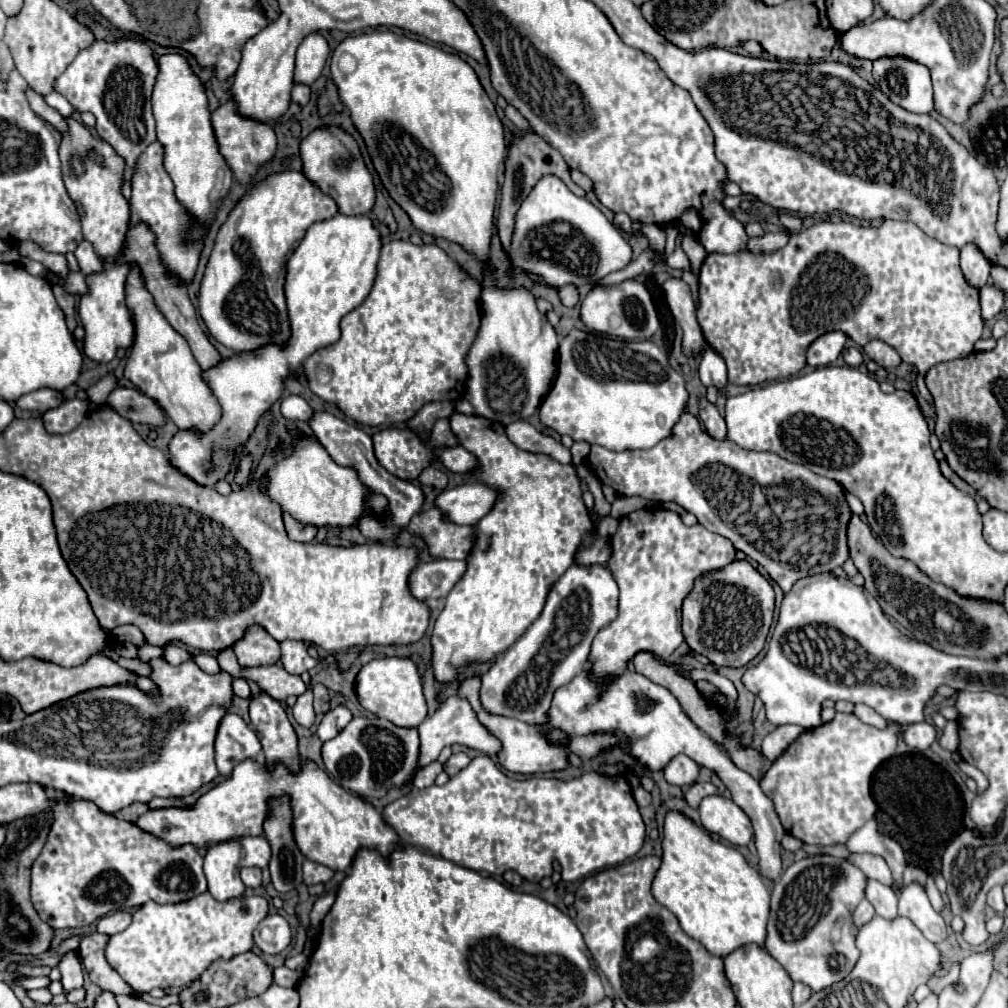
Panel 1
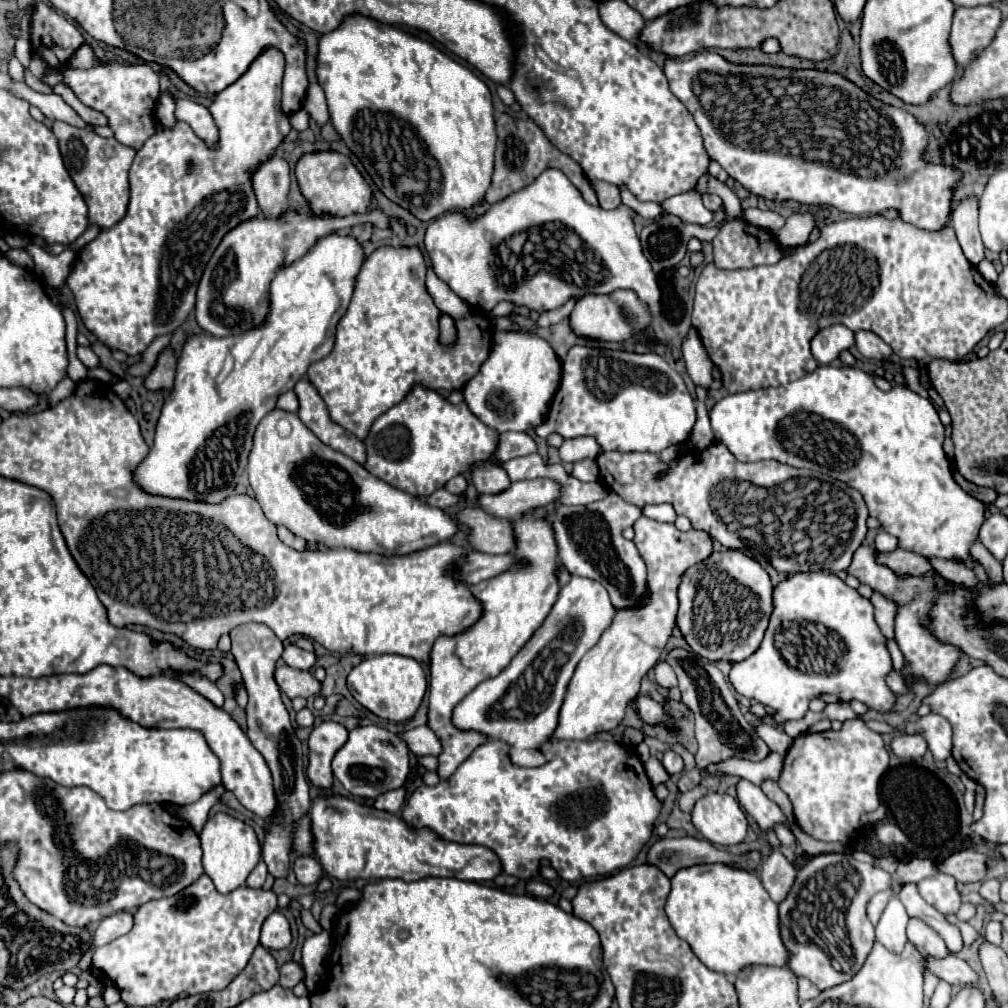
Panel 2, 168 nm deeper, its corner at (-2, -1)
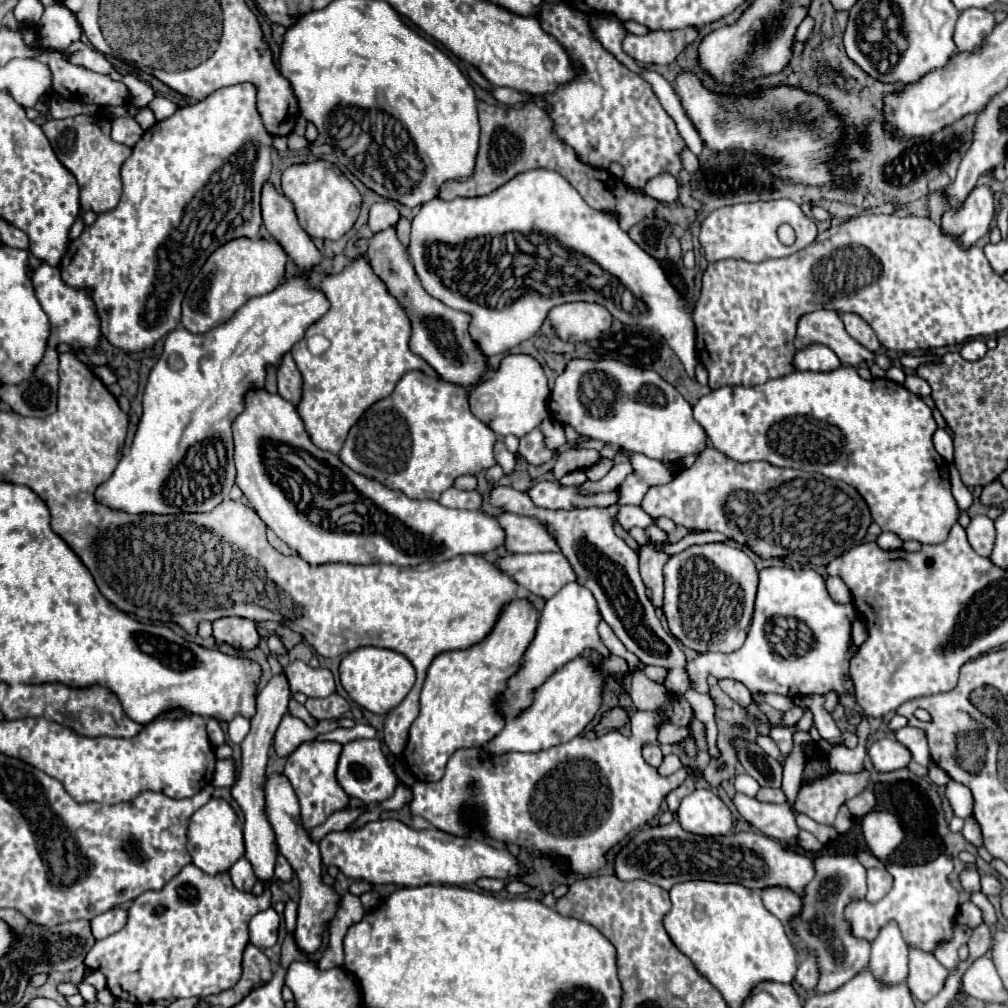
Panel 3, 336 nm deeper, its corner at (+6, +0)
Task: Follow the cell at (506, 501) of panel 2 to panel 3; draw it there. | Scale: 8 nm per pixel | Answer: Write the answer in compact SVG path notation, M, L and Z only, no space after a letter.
M537 481L527 495L543 509L577 509L577 507L609 507L619 503L619 489L607 493L581 493L579 487L563 487L557 481Z

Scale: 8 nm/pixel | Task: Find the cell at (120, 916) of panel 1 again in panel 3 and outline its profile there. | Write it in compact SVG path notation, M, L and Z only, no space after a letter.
M123 907L109 909L109 911L91 919L93 937L95 939L105 939L105 937L117 933L119 929L123 929L125 923L127 923L127 909L123 909Z

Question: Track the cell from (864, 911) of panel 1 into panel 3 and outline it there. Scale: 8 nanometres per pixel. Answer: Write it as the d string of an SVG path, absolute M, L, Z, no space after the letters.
M867 869L867 899L871 903L887 895L891 885L893 885L893 877L887 869Z

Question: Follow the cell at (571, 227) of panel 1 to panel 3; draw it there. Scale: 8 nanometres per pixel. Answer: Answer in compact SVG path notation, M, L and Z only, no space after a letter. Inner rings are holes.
M549 169L525 171L513 177L511 181L507 181L505 185L501 185L499 189L495 189L493 193L481 195L481 197L455 197L451 201L443 201L435 197L423 203L411 221L409 255L411 255L417 277L421 279L423 289L431 297L443 301L451 309L465 311L471 315L469 333L487 355L505 353L513 349L515 345L519 345L521 341L533 337L539 331L551 307L567 303L567 301L591 301L591 303L603 305L613 315L613 319L621 321L623 325L639 325L639 327L659 333L667 341L667 345L677 353L677 357L685 365L687 375L695 379L693 375L695 365L697 365L695 323L691 317L691 309L687 307L687 301L671 285L659 261L651 257L649 253L645 253L625 231L621 231L613 215L591 209L583 201L583 197L571 187L571 183L563 179L561 175L557 175L557 171L549 171ZM505 233L523 233L523 235L539 233L547 237L547 239L545 237L539 239L539 249L547 249L547 253L543 253L541 259L537 259L537 255L529 257L527 273L519 273L519 285L529 287L529 291L523 293L521 297L513 293L519 287L499 285L501 277L495 277L497 273L495 263L487 263L489 241L495 235L505 235ZM549 239L557 241L557 245L569 253L567 265L559 265L559 279L557 279L557 267L549 267ZM579 269L587 273L585 279L575 277ZM623 291L631 291L635 305L625 307L621 303Z

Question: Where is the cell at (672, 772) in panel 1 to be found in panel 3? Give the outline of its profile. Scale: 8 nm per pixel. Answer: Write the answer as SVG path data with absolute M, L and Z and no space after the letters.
M651 743L643 745L643 759L645 759L649 765L653 765L653 767L659 767L659 763L661 763L661 759L663 759L663 755L661 755L661 749L659 749L657 745L651 745Z

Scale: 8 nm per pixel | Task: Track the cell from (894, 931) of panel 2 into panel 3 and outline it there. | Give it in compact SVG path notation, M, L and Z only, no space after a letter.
M889 923L889 927L883 927L881 935L871 945L869 969L875 979L885 987L905 983L909 975L907 953L909 947L901 937L899 927L895 923Z

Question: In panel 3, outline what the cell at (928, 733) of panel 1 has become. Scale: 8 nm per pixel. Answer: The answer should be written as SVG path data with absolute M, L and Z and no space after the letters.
M883 737L883 739L875 741L867 749L867 755L869 755L873 769L879 773L903 769L911 761L911 753L901 743L897 743L893 737Z

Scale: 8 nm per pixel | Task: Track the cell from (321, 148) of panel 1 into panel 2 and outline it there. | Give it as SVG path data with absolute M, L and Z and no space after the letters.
M309 152L303 154L295 168L297 182L301 186L301 194L309 202L313 212L329 212L333 216L347 214L363 214L369 210L371 188L365 178L359 174L349 156L339 152Z

